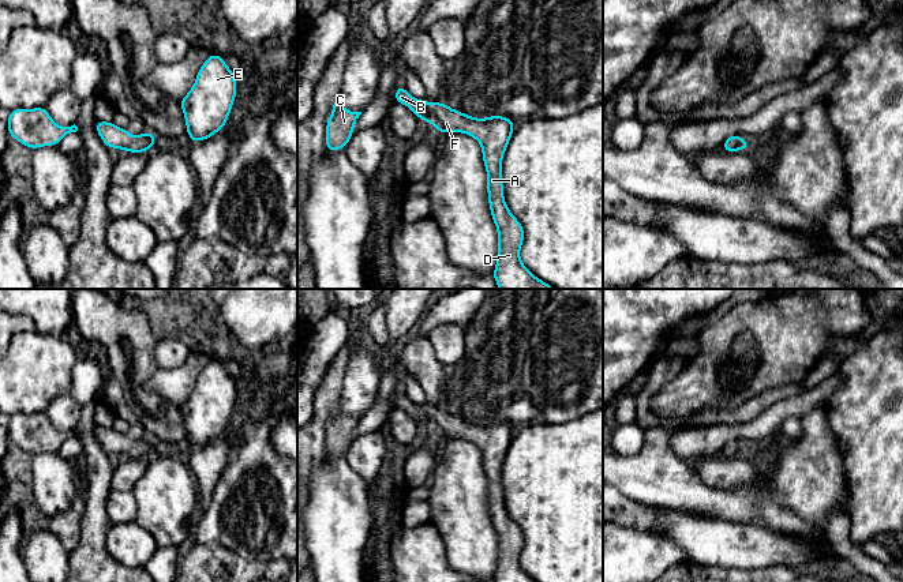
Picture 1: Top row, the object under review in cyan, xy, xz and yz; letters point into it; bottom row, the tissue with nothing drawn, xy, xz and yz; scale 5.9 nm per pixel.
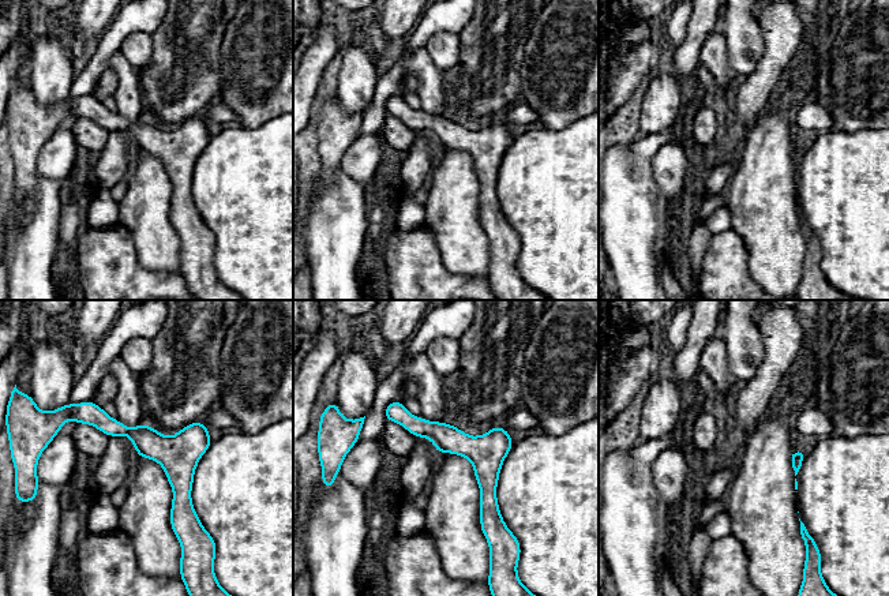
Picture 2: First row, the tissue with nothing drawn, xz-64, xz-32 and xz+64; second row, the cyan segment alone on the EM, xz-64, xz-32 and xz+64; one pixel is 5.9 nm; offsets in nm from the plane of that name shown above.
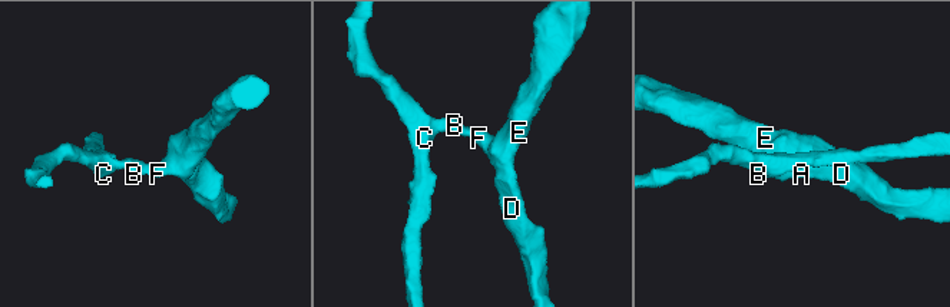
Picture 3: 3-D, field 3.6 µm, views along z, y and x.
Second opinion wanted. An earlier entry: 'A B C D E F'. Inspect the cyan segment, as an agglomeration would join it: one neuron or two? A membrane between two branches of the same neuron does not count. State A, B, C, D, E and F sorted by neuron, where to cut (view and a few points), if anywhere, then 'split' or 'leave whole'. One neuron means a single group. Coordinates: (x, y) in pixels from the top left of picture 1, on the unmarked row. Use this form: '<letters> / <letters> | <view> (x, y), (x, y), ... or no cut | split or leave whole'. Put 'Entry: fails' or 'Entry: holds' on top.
Entry: holds
A B C D E F | no cut | leave whole

